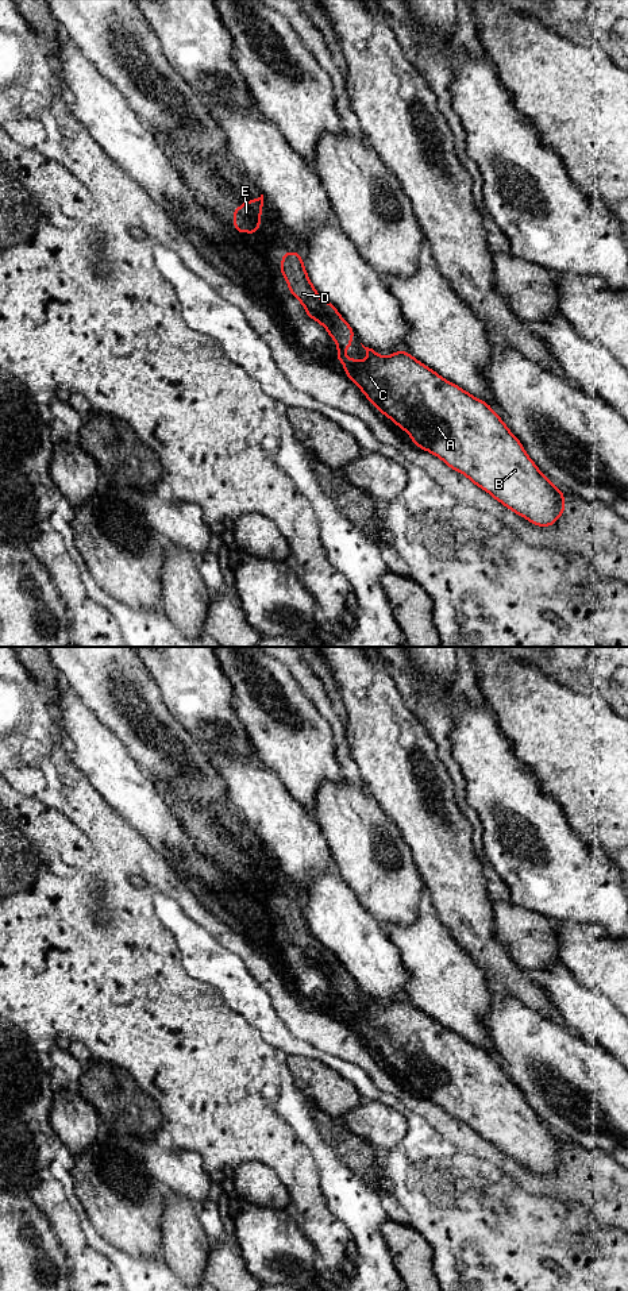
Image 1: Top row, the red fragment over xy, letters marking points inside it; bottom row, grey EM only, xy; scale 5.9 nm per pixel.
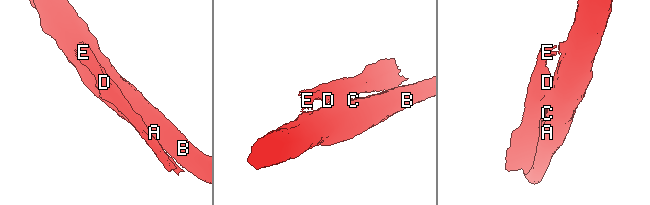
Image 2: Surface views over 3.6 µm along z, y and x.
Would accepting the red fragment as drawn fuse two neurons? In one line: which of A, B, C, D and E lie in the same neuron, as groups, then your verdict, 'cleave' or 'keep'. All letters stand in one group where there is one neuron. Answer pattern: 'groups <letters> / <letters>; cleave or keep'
groups A B C / D E; cleave

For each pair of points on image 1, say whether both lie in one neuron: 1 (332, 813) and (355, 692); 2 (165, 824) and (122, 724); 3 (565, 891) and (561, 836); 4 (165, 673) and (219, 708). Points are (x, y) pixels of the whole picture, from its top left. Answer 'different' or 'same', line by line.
1: different
2: different
3: same
4: same

